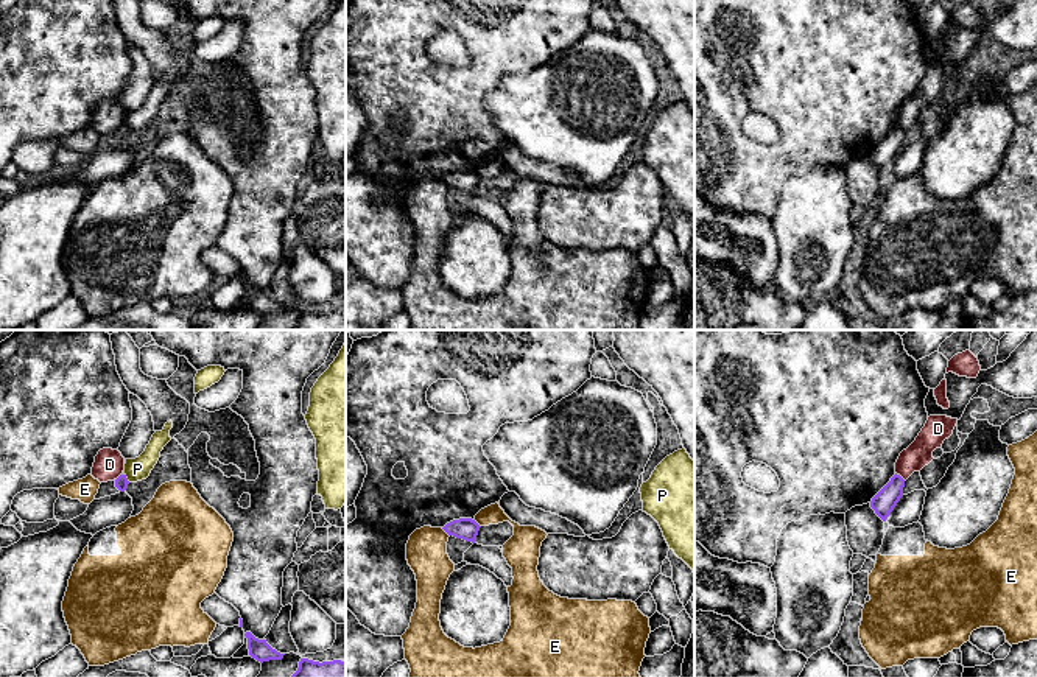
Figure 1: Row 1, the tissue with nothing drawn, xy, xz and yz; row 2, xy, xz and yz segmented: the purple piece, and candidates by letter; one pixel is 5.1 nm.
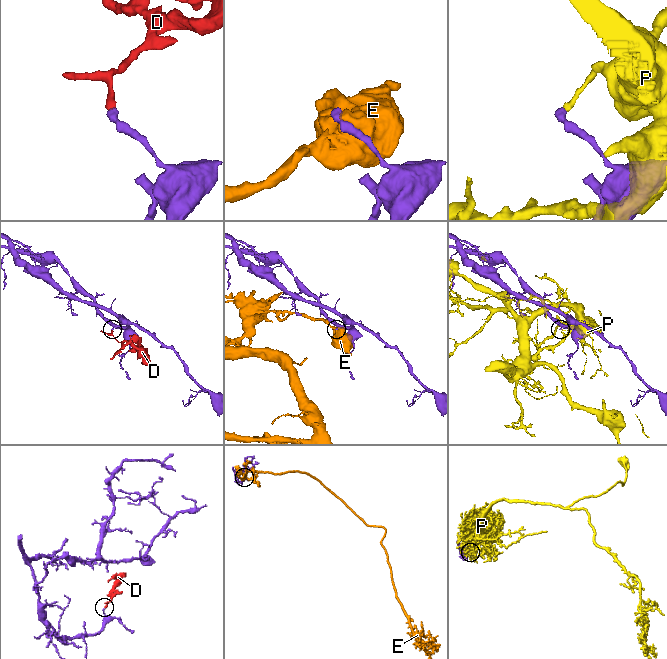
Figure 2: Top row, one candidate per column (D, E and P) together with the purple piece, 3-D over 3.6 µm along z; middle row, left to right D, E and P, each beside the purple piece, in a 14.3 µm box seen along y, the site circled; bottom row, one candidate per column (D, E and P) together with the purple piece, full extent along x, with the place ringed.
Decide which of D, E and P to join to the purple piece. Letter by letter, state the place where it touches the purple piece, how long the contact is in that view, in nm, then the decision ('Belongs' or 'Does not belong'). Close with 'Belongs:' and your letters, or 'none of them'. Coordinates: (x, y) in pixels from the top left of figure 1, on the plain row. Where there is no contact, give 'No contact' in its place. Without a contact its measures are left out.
D: Touches purple at yz (899, 126). Shared border 70 nm. Does not belong
E: Touches purple at xz (446, 182). Shared border 60 nm. Does not belong
P: Touches purple at xy (126, 129). Shared border 50 nm. Does not belong
Belongs: none of them

